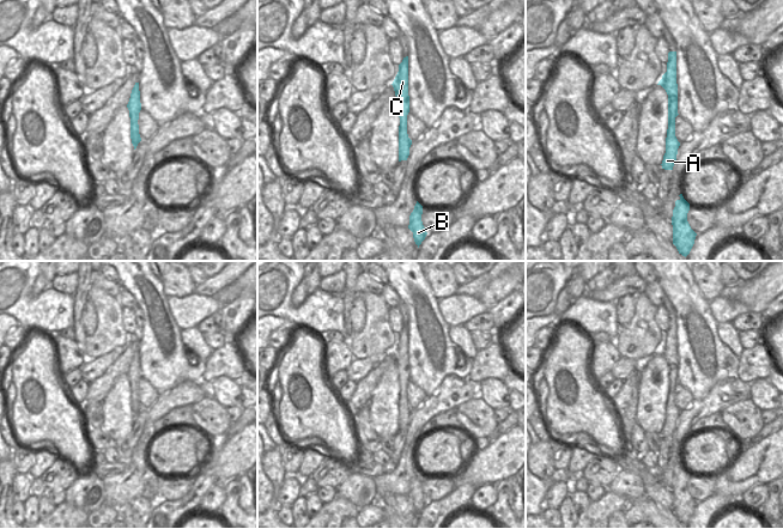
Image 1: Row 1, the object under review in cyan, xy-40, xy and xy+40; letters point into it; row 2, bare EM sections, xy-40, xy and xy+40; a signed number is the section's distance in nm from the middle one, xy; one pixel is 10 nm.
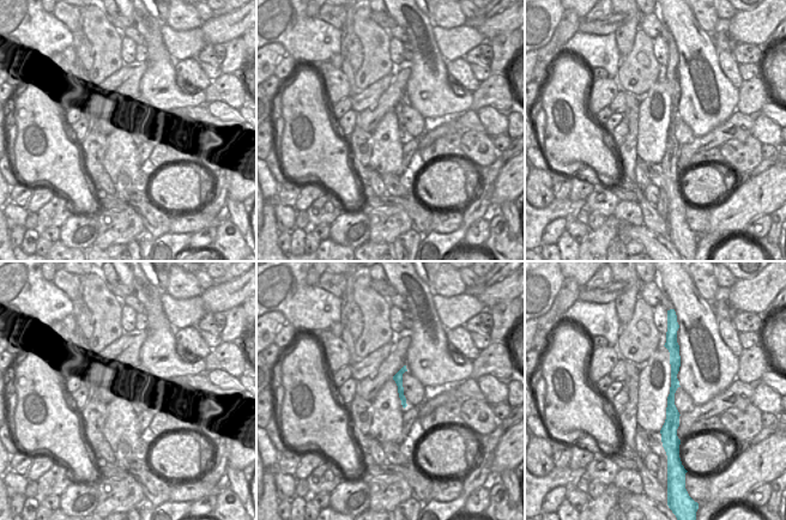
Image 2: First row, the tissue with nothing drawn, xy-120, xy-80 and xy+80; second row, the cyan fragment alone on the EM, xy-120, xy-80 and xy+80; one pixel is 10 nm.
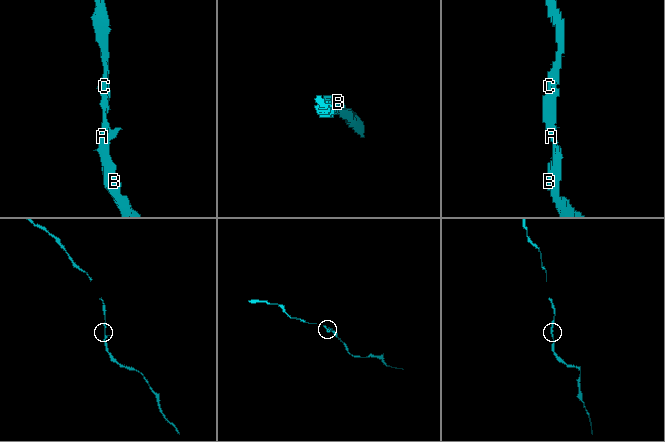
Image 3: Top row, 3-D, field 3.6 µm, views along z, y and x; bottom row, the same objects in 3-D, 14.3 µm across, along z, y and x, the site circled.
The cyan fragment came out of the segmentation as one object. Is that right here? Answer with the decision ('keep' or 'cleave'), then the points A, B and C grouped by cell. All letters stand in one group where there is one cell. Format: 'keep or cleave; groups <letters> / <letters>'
keep; groups A B C

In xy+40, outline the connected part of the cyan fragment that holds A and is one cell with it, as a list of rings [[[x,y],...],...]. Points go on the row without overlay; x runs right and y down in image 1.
[[[676,320],[668,321],[667,340],[657,353],[661,353],[668,363],[668,397],[666,406],[666,421],[662,437],[673,438],[680,411],[675,405],[675,385],[678,382],[678,352],[676,352]]]

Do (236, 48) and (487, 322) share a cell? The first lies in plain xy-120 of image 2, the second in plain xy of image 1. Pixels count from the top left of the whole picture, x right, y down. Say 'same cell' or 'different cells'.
different cells

